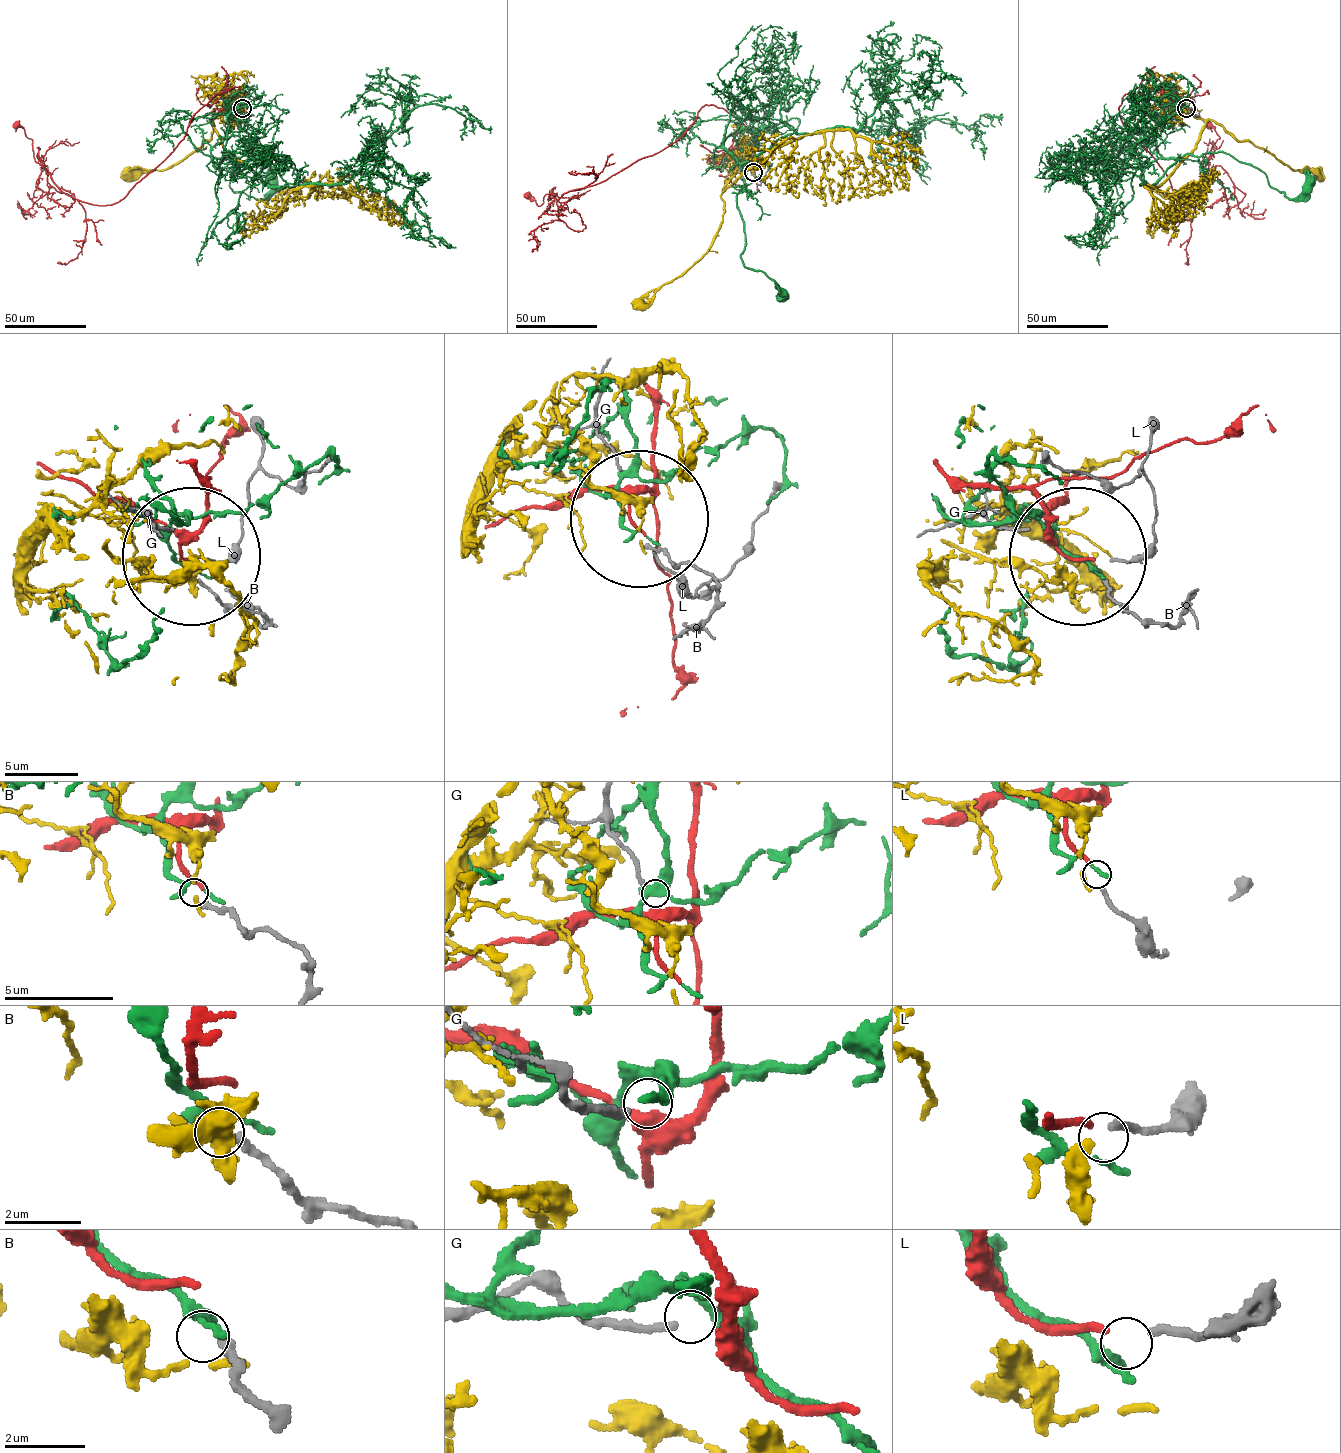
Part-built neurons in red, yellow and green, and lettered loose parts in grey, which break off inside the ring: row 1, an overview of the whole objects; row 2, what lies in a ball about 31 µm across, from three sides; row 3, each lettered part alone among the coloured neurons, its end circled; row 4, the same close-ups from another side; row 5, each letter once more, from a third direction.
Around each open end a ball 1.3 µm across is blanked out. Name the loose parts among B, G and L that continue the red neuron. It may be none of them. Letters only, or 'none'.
L

